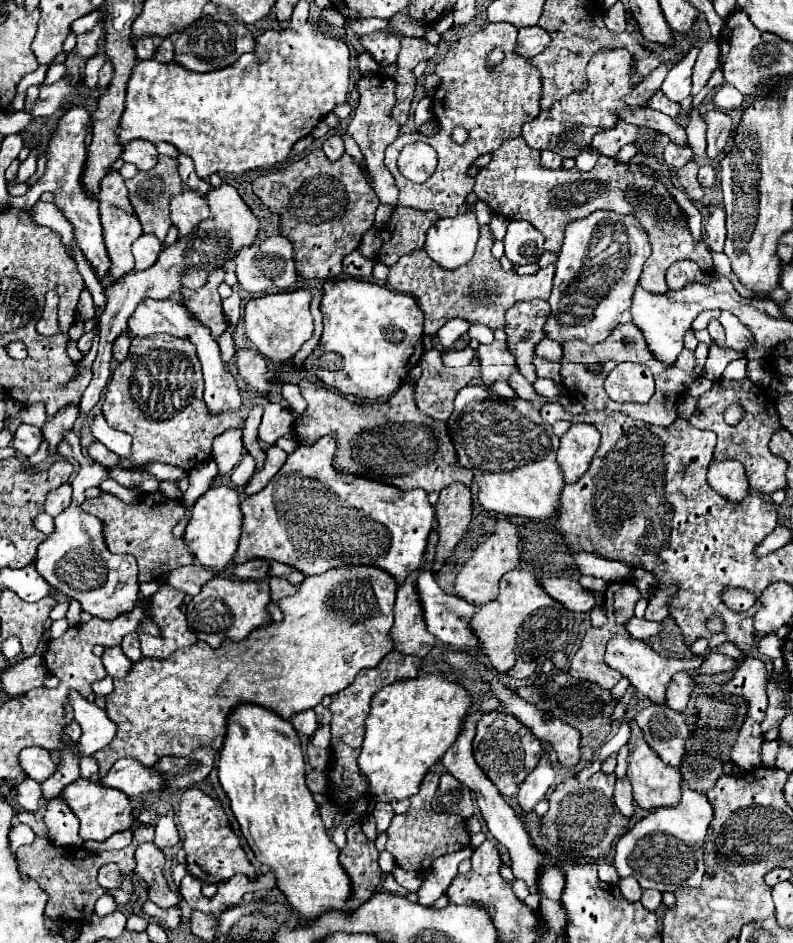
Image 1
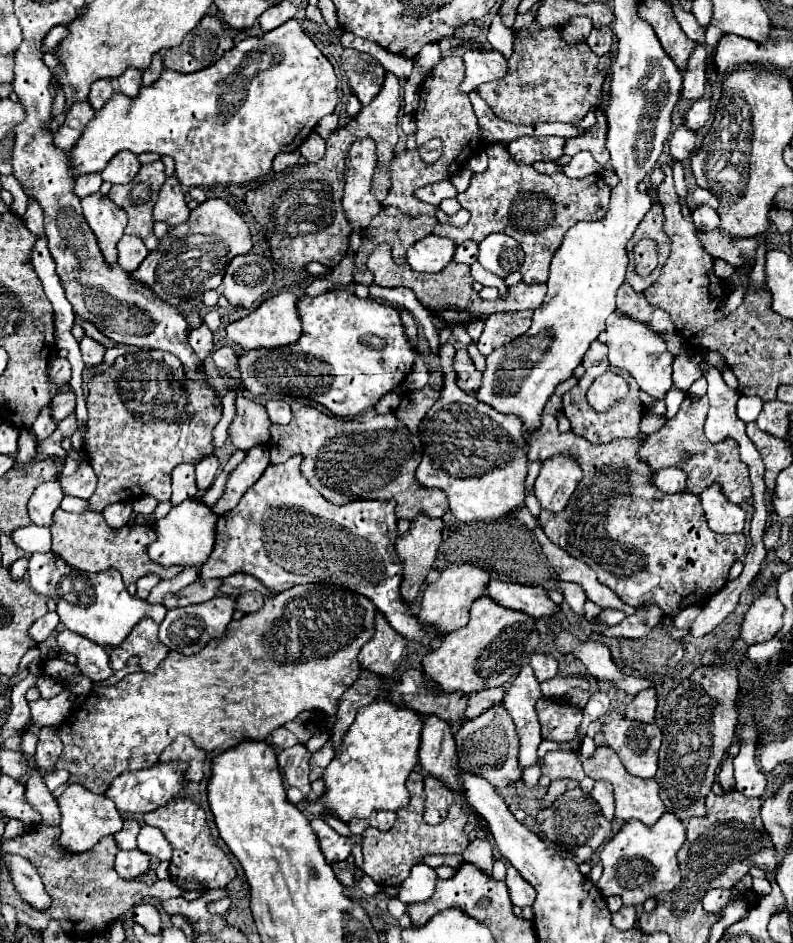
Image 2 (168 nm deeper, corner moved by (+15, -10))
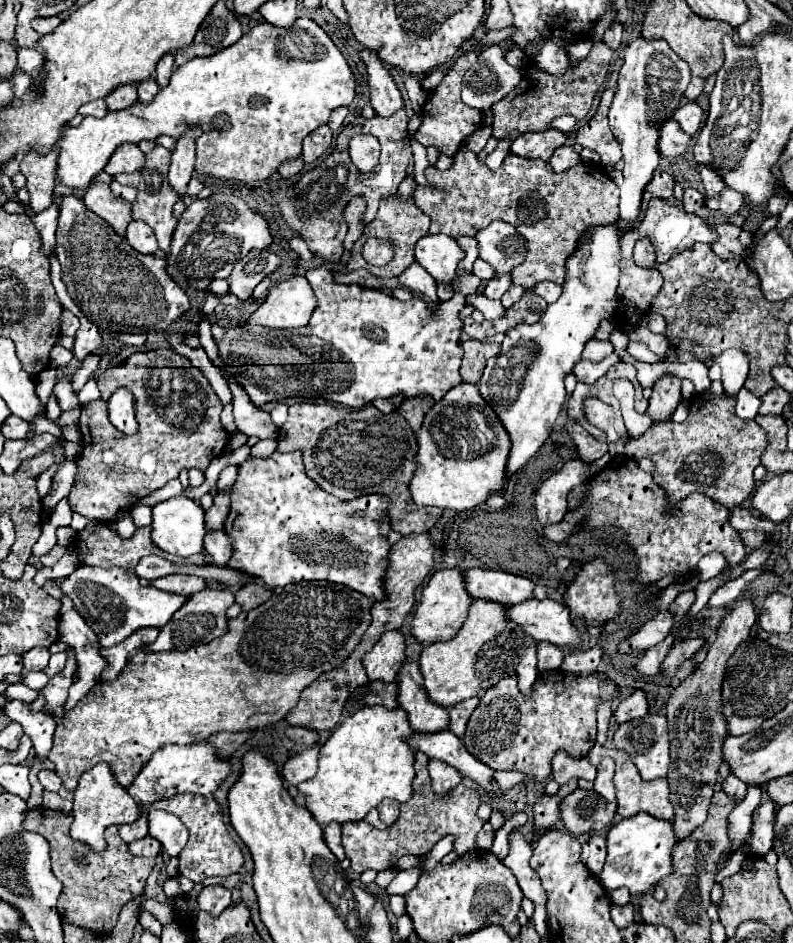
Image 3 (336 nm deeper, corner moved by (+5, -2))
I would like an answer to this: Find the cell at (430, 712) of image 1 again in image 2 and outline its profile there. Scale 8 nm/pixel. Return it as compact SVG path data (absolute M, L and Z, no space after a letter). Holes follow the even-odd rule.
M386 699L362 707L336 749L332 763L324 769L324 791L308 803L308 811L314 815L330 813L350 823L352 819L366 819L374 811L398 811L408 805L410 793L404 783L418 763L420 729L422 721L416 711L396 707Z

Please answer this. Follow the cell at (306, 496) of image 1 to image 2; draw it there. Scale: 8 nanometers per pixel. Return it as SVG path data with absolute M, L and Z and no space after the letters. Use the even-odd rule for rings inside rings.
M294 455L282 465L268 465L240 503L218 517L214 551L202 565L200 579L246 573L258 577L270 593L302 583L340 585L368 597L400 635L428 647L440 635L412 617L400 597L402 561L394 553L396 503L350 501L342 507L332 505L300 475L300 463L302 457Z

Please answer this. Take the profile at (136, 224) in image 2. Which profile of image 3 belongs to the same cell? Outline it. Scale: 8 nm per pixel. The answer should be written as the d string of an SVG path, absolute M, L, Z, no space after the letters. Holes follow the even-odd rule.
M156 145L154 151L146 155L146 163L144 163L144 167L140 171L116 177L118 183L130 185L130 187L134 187L138 191L138 197L132 203L134 205L132 219L134 221L144 221L144 223L148 223L154 229L156 239L158 239L158 247L164 253L168 253L168 249L170 249L170 239L172 239L172 233L174 233L176 223L178 223L178 219L170 217L170 211L172 211L174 203L178 201L178 197L174 197L174 193L170 193L170 185L166 181L166 177L168 177L168 165L170 165L170 151Z

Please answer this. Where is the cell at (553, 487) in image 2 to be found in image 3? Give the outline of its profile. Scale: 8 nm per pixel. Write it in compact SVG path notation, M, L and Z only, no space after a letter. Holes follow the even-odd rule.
M609 453L592 463L584 463L582 459L576 458L564 463L560 471L552 473L536 493L536 515L540 523L546 525L562 521L562 517L568 511L568 493L574 487L584 485L590 479L590 475L604 469L611 460Z

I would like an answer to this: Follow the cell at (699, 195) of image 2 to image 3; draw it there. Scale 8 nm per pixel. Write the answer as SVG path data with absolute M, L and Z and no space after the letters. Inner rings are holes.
M722 189L716 197L706 201L708 209L718 209L724 213L736 213L744 205L744 197L740 193L734 193L732 189Z

